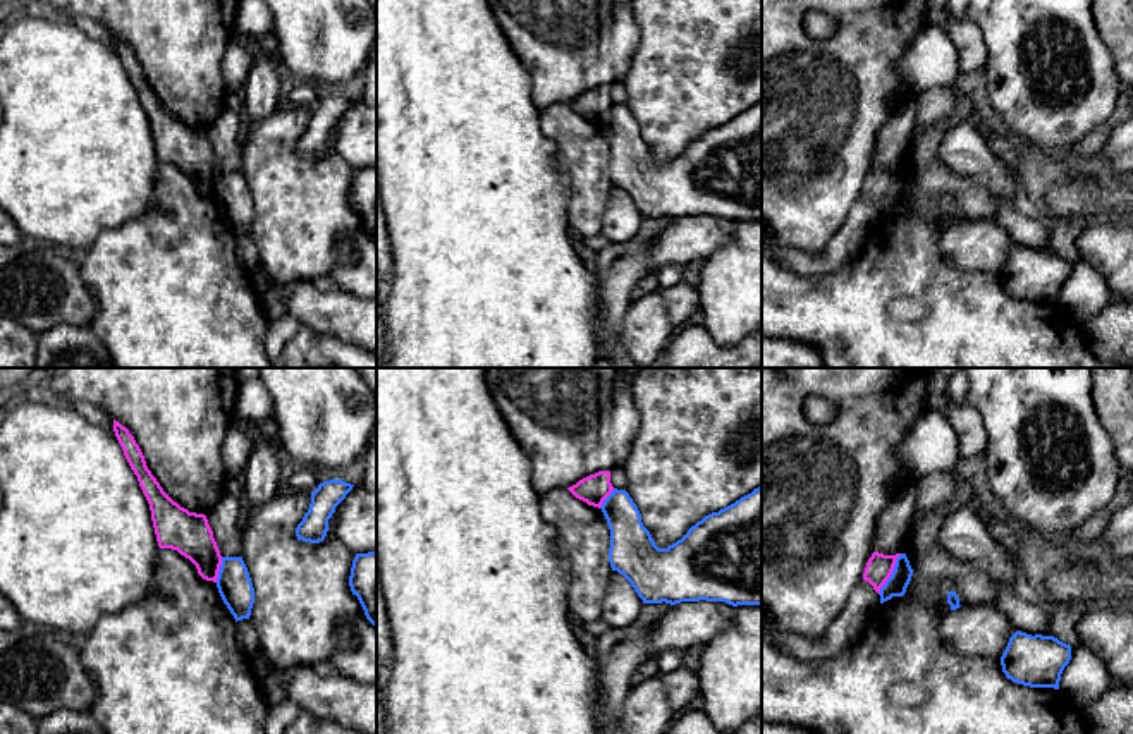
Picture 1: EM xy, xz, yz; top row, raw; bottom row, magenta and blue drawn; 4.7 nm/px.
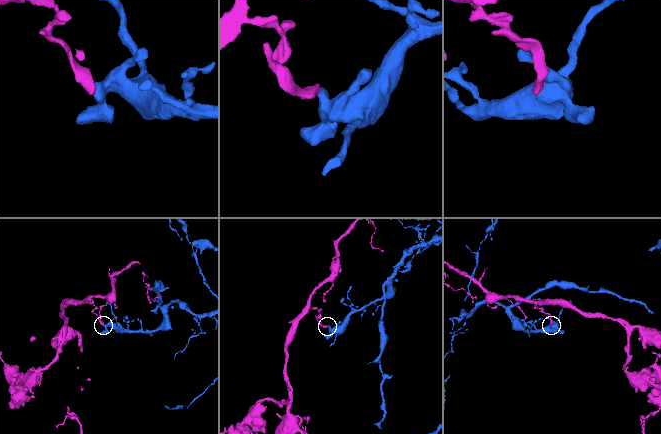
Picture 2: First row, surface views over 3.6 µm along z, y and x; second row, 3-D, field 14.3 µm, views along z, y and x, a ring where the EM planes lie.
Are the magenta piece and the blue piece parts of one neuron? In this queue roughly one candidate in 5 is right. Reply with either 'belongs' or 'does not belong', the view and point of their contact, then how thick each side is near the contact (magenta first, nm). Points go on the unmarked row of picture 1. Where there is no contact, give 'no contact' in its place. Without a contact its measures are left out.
does not belong | yz (891, 188) | 130/100 nm

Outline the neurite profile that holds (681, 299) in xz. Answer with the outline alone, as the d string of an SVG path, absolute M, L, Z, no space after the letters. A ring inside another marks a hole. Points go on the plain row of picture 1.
M679 282L669 289L664 289L664 301L669 321L677 328L700 309L696 285L688 282Z

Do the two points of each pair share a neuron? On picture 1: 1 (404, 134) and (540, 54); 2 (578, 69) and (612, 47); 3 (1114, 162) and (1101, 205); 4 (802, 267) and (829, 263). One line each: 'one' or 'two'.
1: two
2: one
3: two
4: one

